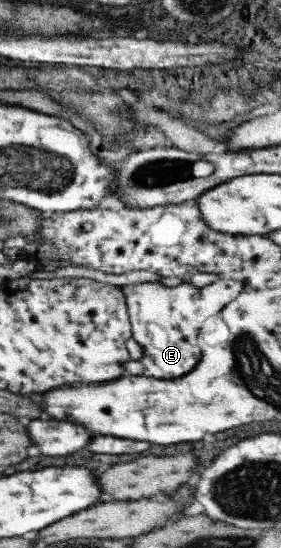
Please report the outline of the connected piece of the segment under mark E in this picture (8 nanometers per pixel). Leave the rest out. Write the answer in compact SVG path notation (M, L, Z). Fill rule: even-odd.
M186 279L166 283L131 283L123 286L121 289L132 338L142 348L142 356L139 359L129 359L126 362L126 373L173 380L191 372L199 362L198 332L202 323L235 299L241 288L241 281L230 279L215 279L201 288L193 286Z

